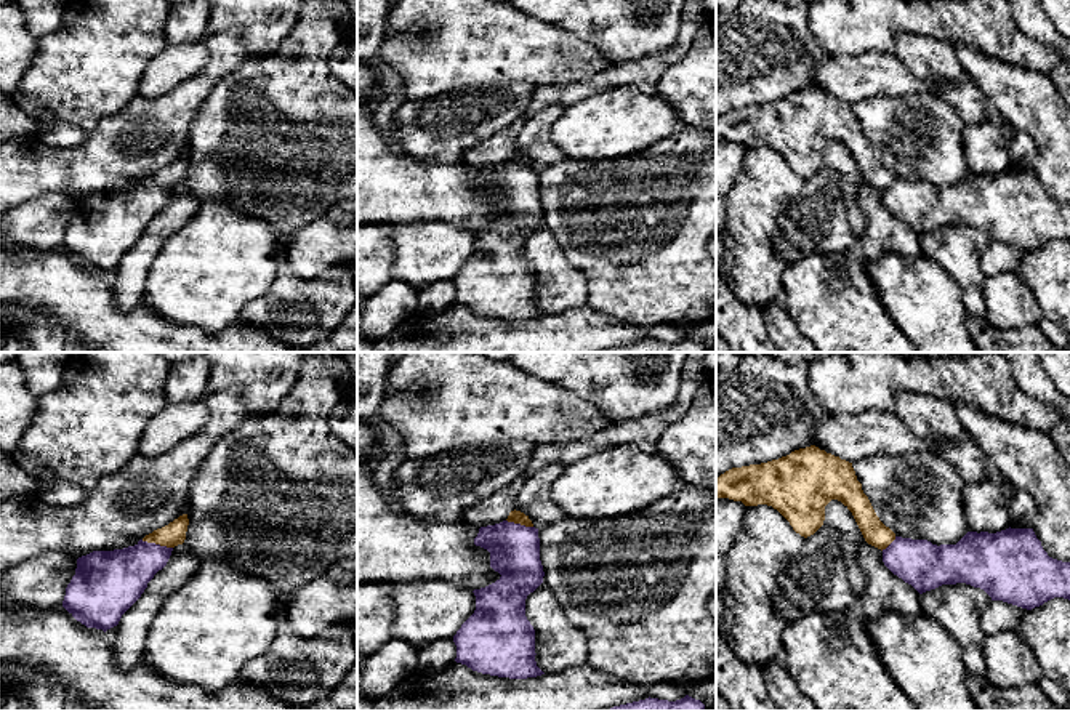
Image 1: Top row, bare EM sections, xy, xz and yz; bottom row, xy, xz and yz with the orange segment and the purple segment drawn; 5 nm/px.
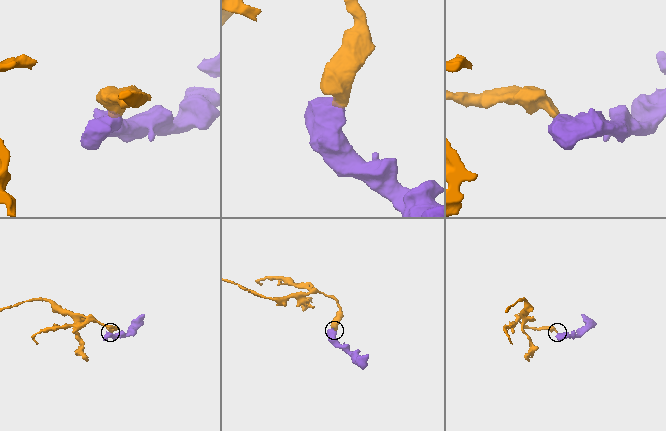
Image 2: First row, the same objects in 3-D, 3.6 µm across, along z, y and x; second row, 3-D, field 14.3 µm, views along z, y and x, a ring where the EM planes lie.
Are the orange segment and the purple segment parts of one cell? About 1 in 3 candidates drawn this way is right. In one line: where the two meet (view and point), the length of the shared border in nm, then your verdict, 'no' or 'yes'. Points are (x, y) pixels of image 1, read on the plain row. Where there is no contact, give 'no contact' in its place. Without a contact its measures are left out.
meets orange in xy at (157, 184); contact 170 nm long; no

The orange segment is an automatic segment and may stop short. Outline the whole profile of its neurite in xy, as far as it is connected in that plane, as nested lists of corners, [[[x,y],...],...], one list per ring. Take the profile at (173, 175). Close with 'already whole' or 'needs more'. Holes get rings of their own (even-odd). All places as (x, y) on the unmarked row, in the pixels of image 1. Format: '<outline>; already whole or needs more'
[[[187,155],[179,157],[168,167],[154,171],[152,175],[146,176],[143,183],[155,184],[167,189],[175,189],[178,186],[183,186],[186,181],[189,160]]]; already whole

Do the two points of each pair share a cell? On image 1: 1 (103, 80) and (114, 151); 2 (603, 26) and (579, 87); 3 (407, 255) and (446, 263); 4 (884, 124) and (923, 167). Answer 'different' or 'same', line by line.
1: different
2: different
3: same
4: same

